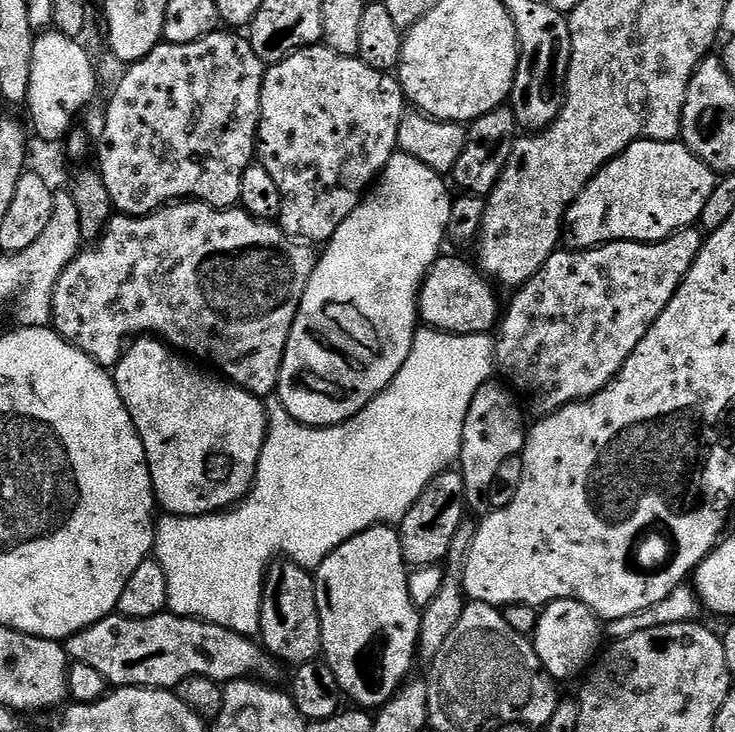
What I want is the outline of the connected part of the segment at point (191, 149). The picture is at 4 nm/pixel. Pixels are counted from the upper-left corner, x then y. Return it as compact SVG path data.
M217 30L185 44L161 42L154 50L138 62L127 65L123 69L124 77L116 84L112 97L108 100L108 109L104 112L104 129L100 132L100 164L98 171L105 180L113 205L121 213L130 216L146 216L157 208L183 197L195 194L216 206L232 206L239 201L242 174L253 163L258 152L260 135L260 103L262 102L262 86L266 61L254 50L251 39L247 35L239 36L236 30Z

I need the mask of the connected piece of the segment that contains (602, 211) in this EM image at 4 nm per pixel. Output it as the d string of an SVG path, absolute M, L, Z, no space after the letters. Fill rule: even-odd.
M641 138L630 144L625 152L609 160L578 194L566 213L566 232L577 240L581 249L610 240L665 240L681 228L691 228L699 221L702 210L716 188L718 176L714 169L692 150L687 143L676 140Z

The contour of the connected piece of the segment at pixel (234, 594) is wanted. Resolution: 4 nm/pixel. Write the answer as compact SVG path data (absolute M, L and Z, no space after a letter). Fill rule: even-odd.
M424 326L417 331L410 350L410 358L406 358L402 370L398 370L398 374L387 388L381 390L354 419L346 421L345 424L330 424L327 428L317 428L311 424L304 424L301 420L295 420L279 399L272 398L272 401L269 399L266 404L268 433L264 439L260 461L256 467L256 483L252 485L248 495L235 506L219 512L210 512L201 516L164 514L159 517L156 526L154 556L160 561L160 565L168 575L168 608L175 615L208 620L211 624L221 624L222 627L234 630L243 636L255 637L260 630L260 607L264 601L264 577L268 574L269 564L273 563L277 557L281 554L294 554L295 559L300 562L308 562L308 559L312 559L313 565L322 563L342 542L349 540L351 536L356 536L357 533L364 532L365 529L381 522L399 521L408 513L410 506L414 506L414 502L418 502L422 490L426 490L429 482L439 472L451 469L459 461L467 412L471 408L471 402L479 387L487 380L493 379L495 358L496 350L491 335L478 332L444 332L439 328Z

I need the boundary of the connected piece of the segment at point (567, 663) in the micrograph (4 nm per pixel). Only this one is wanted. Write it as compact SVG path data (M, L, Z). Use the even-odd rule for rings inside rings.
M567 596L558 597L541 609L532 641L547 672L563 682L581 675L591 665L601 647L600 636L602 640L602 622L595 609L580 598Z

